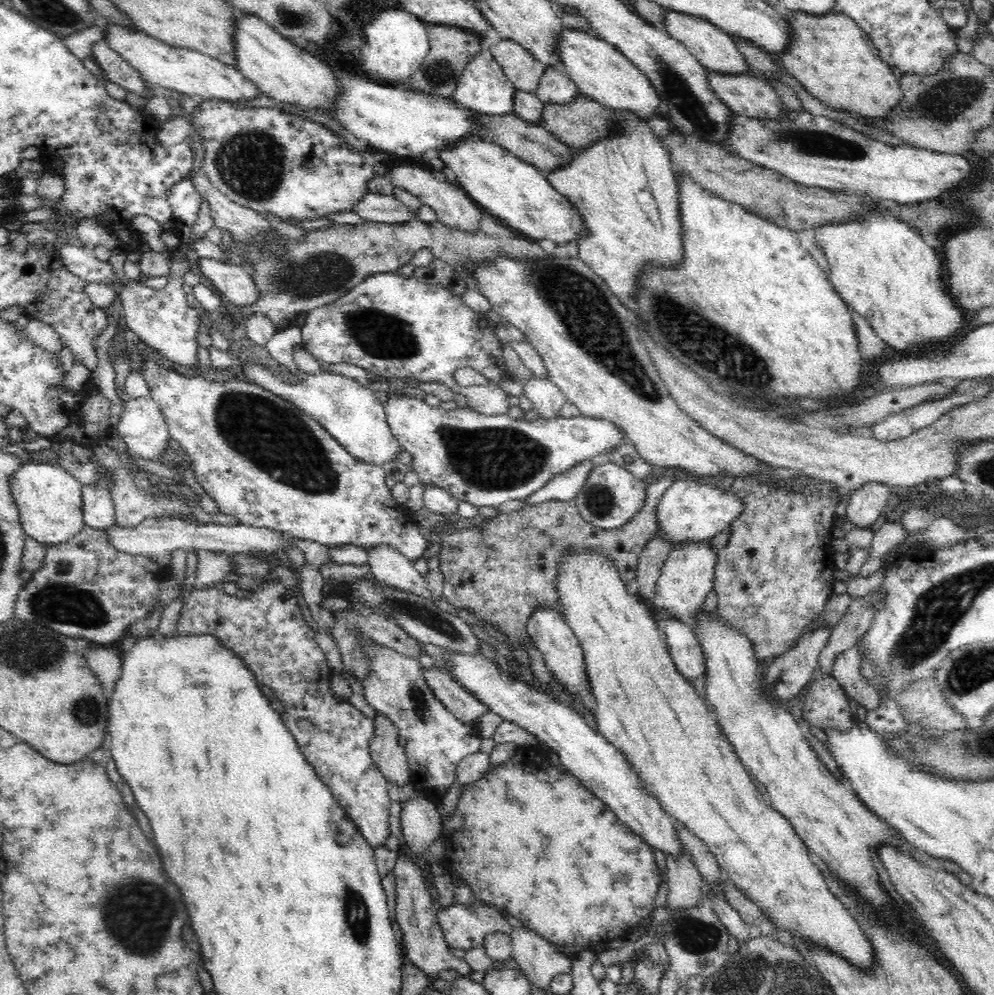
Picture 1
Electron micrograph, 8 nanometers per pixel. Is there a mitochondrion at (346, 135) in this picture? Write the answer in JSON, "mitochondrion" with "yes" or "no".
{"mitochondrion":"no"}

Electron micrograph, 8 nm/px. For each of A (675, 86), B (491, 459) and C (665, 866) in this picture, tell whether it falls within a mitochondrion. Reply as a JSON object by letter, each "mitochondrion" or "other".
{"A":"mitochondrion","B":"mitochondrion","C":"other"}

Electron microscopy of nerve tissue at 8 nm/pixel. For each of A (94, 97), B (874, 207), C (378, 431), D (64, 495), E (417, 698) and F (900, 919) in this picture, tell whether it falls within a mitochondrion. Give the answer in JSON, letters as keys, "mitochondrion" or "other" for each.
{"A":"other","B":"other","C":"other","D":"other","E":"mitochondrion","F":"other"}

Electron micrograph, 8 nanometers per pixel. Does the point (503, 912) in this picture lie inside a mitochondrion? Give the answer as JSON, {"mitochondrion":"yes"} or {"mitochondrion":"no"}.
{"mitochondrion":"no"}

